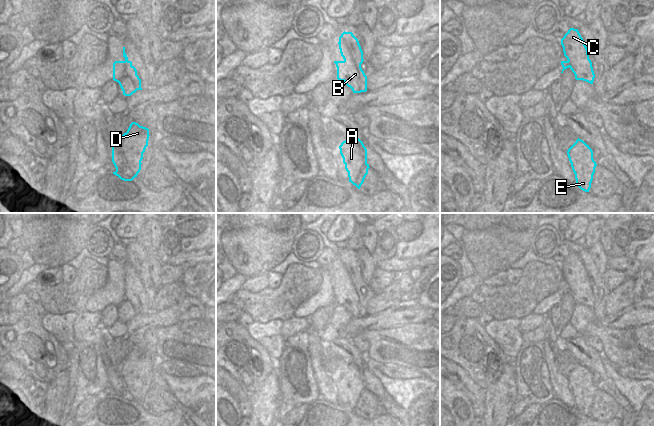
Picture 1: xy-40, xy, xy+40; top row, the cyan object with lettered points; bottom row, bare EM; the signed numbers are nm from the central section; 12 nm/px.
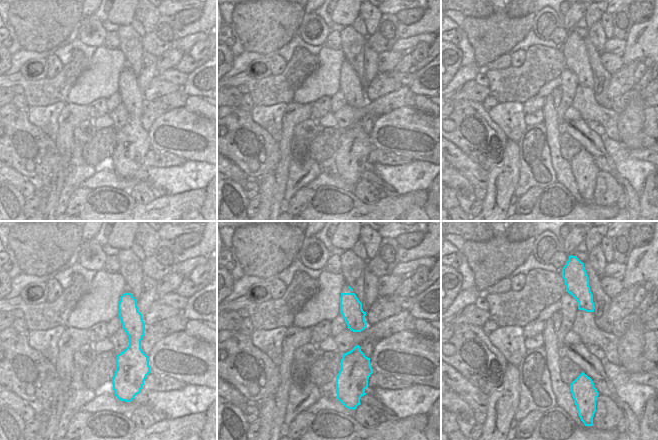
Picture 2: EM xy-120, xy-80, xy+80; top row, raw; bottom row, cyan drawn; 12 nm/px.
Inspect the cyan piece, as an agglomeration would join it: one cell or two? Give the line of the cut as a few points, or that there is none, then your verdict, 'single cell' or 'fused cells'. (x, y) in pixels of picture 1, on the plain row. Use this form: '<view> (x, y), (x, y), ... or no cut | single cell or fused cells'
no cut | single cell

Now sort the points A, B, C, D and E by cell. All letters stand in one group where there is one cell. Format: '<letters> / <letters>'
A B C D E

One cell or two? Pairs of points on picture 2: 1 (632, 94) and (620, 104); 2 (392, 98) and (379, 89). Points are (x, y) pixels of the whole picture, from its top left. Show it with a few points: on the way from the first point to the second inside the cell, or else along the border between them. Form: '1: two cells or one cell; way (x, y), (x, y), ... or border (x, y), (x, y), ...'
1: one cell; way (629, 96), (623, 101)
2: two cells; border (403, 86), (367, 101)

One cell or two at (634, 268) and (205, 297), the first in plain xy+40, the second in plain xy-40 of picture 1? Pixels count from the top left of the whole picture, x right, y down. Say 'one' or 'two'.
two

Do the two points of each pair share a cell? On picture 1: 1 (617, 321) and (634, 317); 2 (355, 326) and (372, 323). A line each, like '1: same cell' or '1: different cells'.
1: same cell
2: same cell

